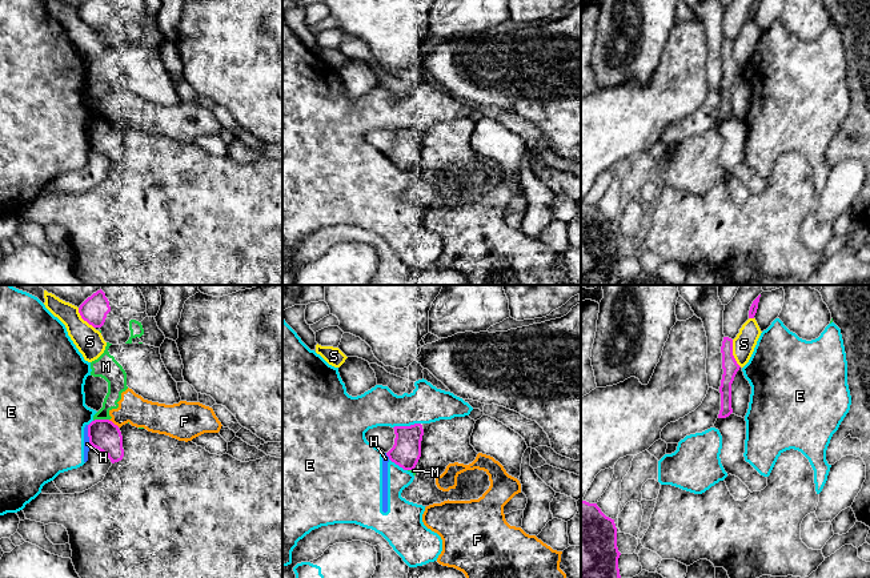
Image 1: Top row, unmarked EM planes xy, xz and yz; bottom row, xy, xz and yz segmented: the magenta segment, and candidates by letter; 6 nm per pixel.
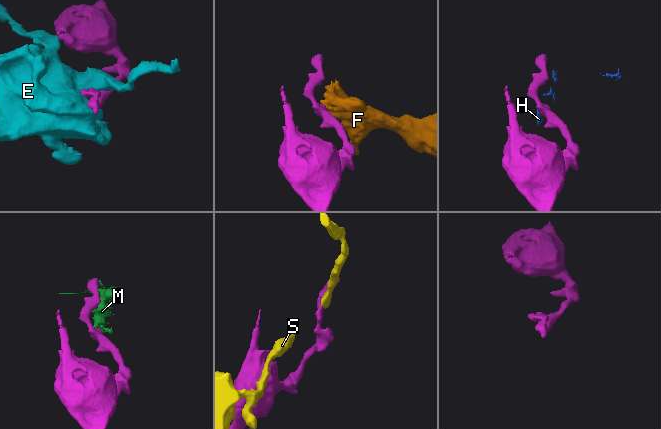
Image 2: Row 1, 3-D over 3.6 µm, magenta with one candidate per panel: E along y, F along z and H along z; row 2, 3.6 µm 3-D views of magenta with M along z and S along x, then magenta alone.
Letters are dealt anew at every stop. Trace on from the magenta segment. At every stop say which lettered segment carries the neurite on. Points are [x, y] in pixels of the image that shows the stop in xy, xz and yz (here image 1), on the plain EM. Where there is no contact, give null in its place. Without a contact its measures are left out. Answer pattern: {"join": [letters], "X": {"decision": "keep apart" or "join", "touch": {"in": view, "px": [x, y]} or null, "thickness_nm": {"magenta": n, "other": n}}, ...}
{"join": [], "E": {"decision": "keep apart", "touch": {"in": "xz", "px": [407, 128]}, "thickness_nm": {"magenta": 180, "other": 240}}, "F": {"decision": "keep apart", "touch": {"in": "xy", "px": [112, 124]}, "thickness_nm": {"magenta": 180, "other": 180}}, "H": {"decision": "keep apart", "touch": {"in": "xy", "px": [88, 137]}, "thickness_nm": {"magenta": 180, "other": 40}}, "M": {"decision": "keep apart", "touch": {"in": "xy", "px": [100, 121]}, "thickness_nm": {"magenta": 180, "other": 110}}, "S": {"decision": "keep apart", "touch": {"in": "yz", "px": [732, 55]}, "thickness_nm": {"magenta": 90, "other": 140}}}

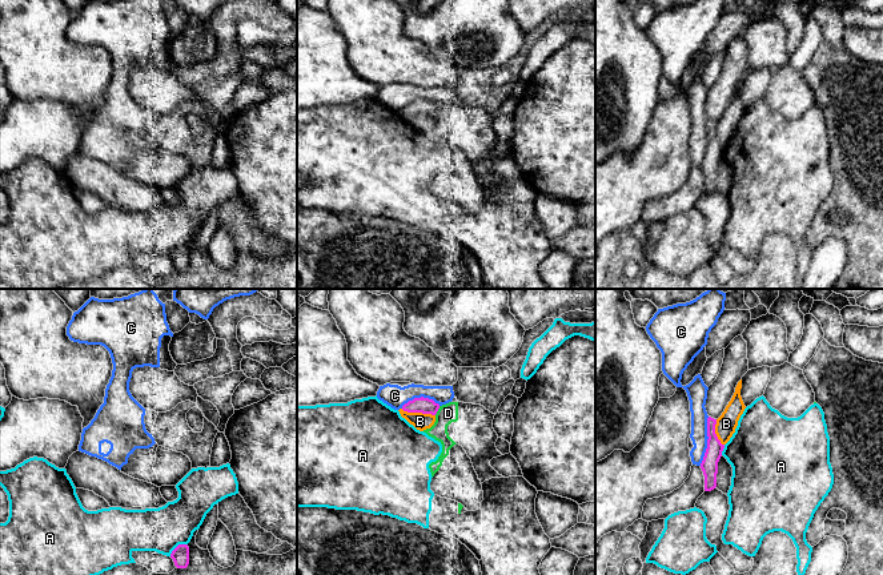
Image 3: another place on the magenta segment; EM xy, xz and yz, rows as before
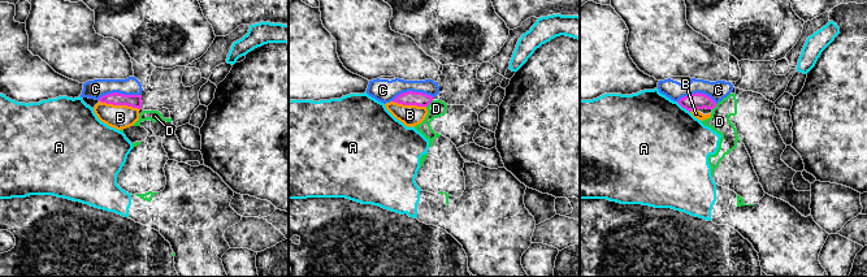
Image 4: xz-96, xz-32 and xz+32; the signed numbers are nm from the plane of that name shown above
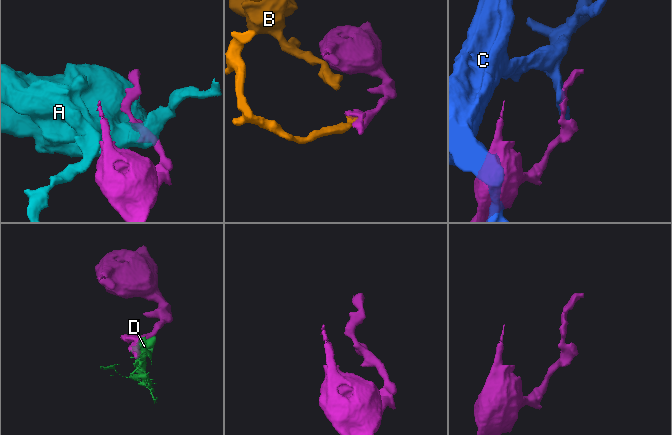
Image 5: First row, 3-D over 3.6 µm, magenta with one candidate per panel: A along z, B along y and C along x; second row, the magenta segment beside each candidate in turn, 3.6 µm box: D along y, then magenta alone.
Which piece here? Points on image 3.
{"join": [], "A": {"decision": "keep apart", "touch": {"in": "xy", "px": [177, 248]}, "thickness_nm": {"magenta": 110, "other": 260}}, "B": {"decision": "keep apart", "touch": {"in": "xz", "px": [418, 113]}, "thickness_nm": {"magenta": 100, "other": 100}}, "C": {"decision": "keep apart", "touch": {"in": "yz", "px": [707, 143]}, "thickness_nm": {"magenta": 100, "other": 100}}, "D": {"decision": "keep apart", "touch": {"in": "xz", "px": [437, 112]}, "thickness_nm": {"magenta": 100, "other": 120}}}

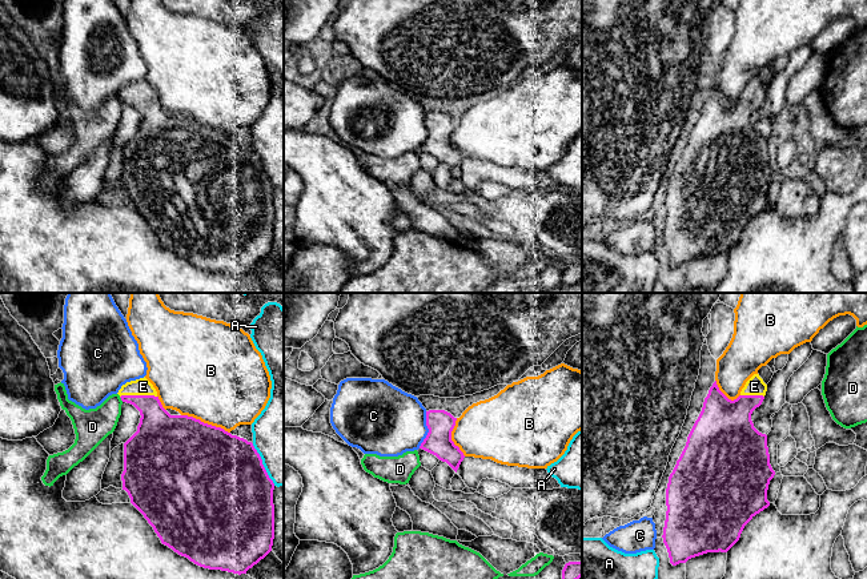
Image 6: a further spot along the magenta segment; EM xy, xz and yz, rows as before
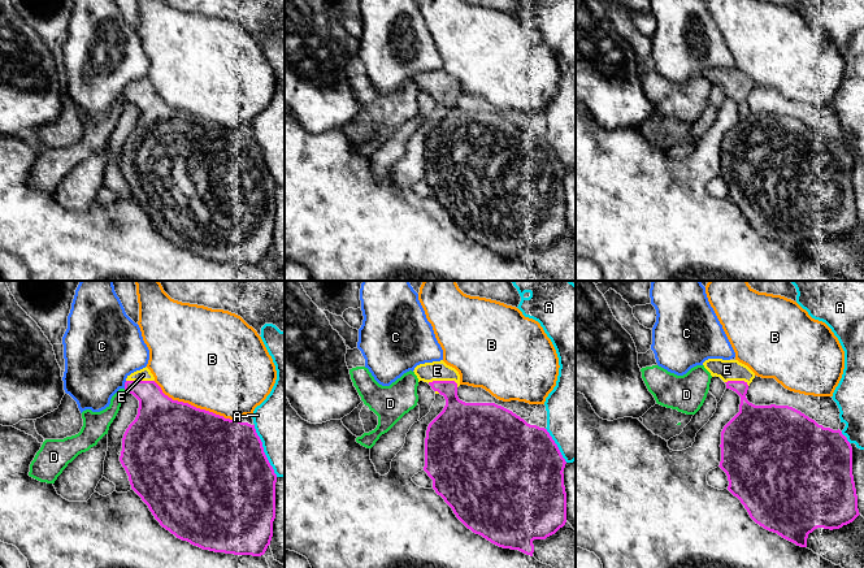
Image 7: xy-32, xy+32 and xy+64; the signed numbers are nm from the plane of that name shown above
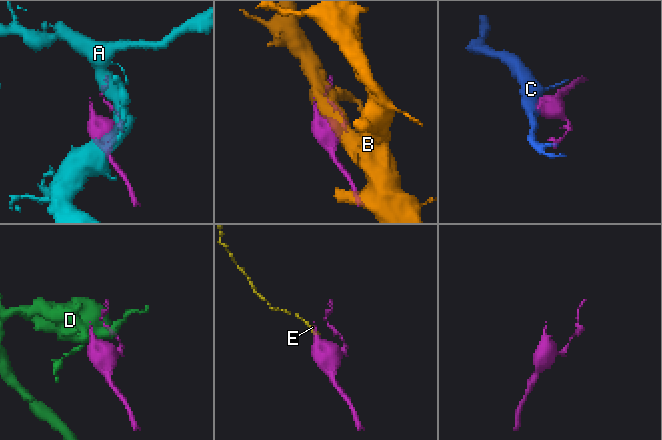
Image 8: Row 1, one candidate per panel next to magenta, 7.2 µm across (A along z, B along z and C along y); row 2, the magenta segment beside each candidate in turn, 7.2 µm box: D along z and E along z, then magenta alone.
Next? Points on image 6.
{"join": ["E"], "A": {"decision": "keep apart", "touch": {"in": "xy", "px": [263, 167]}, "thickness_nm": {"magenta": 500, "other": 360}}, "B": {"decision": "keep apart", "touch": {"in": "xy", "px": [205, 125]}, "thickness_nm": {"magenta": 500, "other": 480}}, "C": {"decision": "keep apart", "touch": {"in": "xz", "px": [429, 132]}, "thickness_nm": {"magenta": 160, "other": 400}}, "D": {"decision": "keep apart", "touch": {"in": "xy", "px": [121, 101]}, "thickness_nm": {"magenta": 190, "other": 220}}, "E": {"decision": "join", "touch": {"in": "xy", "px": [137, 97]}, "thickness_nm": {"magenta": 260, "other": 100}}}

